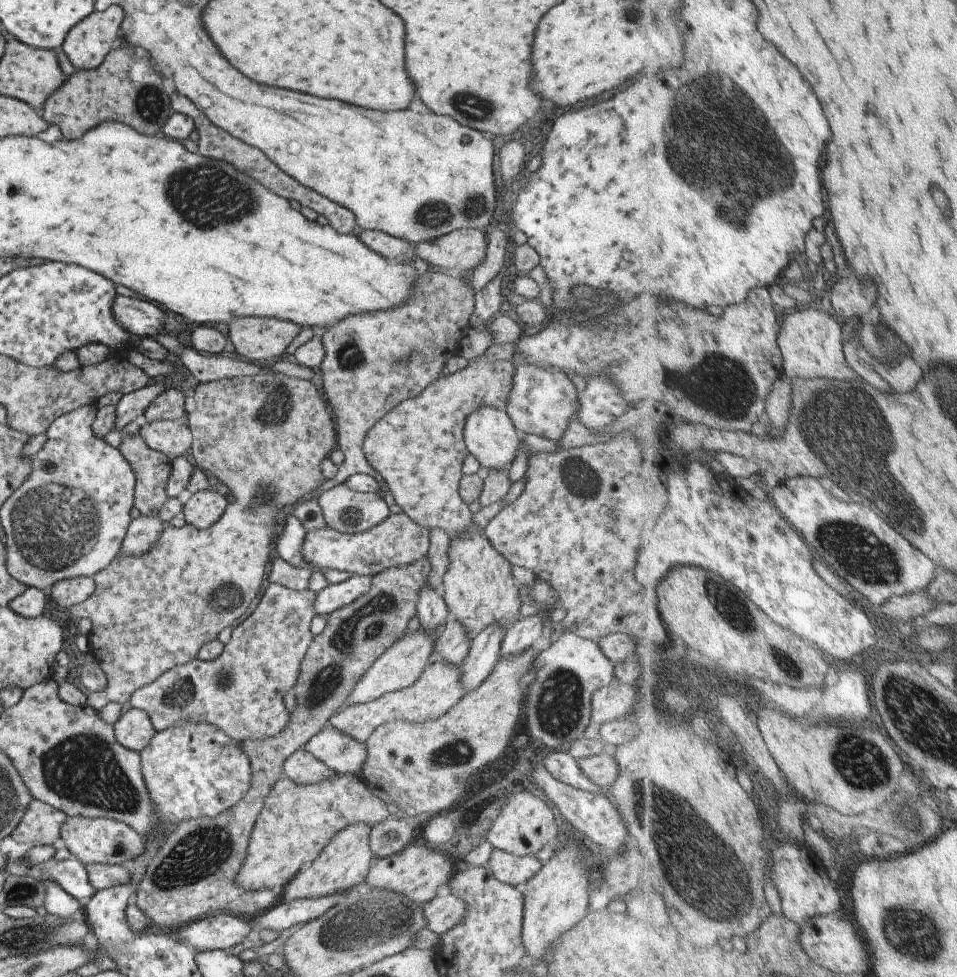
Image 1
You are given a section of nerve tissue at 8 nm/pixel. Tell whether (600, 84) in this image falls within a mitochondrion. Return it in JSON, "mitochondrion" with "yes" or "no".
{"mitochondrion":"no"}

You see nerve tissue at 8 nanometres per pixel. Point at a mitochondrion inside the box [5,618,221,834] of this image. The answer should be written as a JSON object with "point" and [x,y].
{"point":[84,769]}

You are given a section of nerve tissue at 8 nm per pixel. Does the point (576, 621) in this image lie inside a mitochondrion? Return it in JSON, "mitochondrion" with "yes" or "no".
{"mitochondrion":"no"}

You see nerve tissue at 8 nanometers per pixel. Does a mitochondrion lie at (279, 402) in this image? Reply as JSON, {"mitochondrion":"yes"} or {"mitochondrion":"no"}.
{"mitochondrion":"yes"}

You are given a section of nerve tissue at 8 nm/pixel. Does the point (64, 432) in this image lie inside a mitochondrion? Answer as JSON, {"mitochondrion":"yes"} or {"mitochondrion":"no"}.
{"mitochondrion":"no"}

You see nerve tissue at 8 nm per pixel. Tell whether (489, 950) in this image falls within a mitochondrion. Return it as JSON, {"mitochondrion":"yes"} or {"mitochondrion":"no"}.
{"mitochondrion":"yes"}

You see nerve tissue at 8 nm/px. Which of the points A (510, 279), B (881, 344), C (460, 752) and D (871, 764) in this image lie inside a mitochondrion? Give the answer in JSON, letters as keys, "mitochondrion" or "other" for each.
{"A":"other","B":"mitochondrion","C":"mitochondrion","D":"mitochondrion"}

